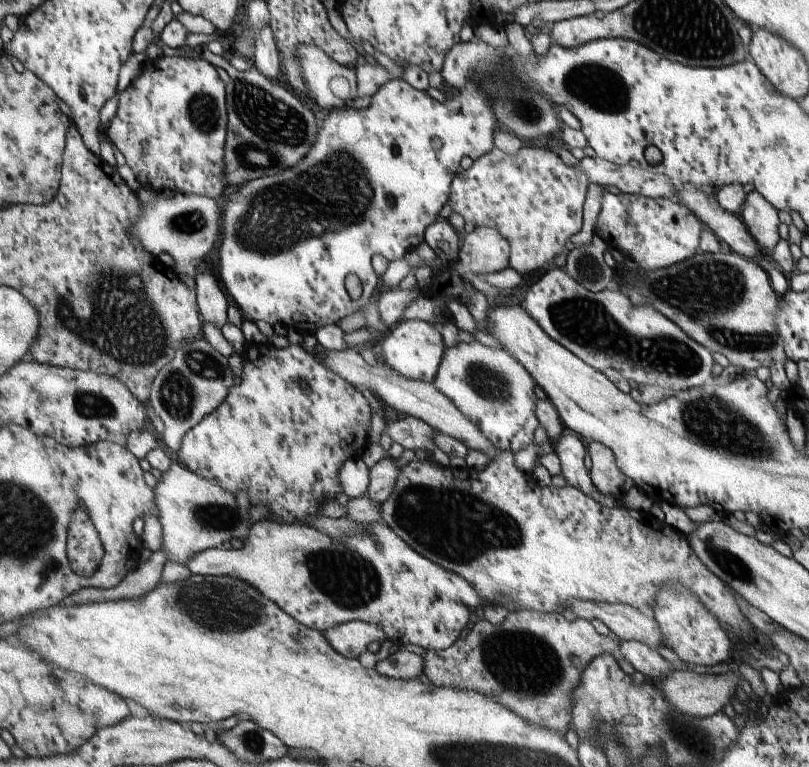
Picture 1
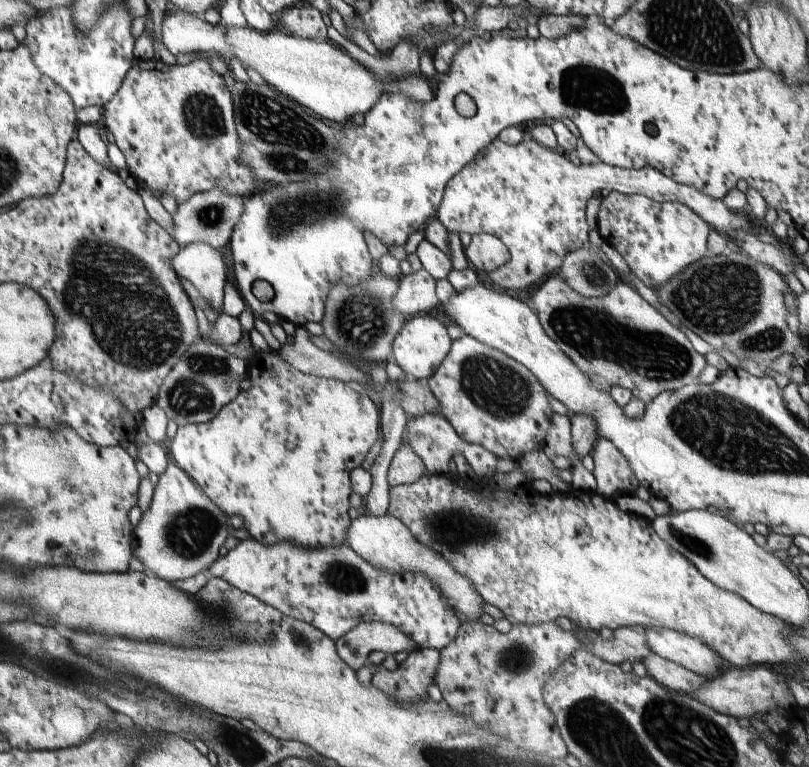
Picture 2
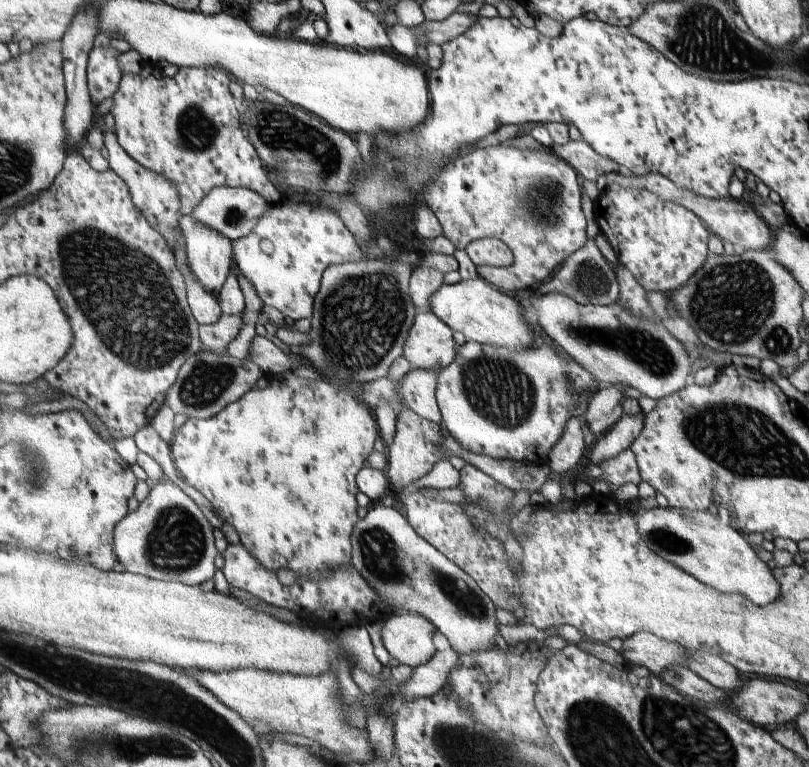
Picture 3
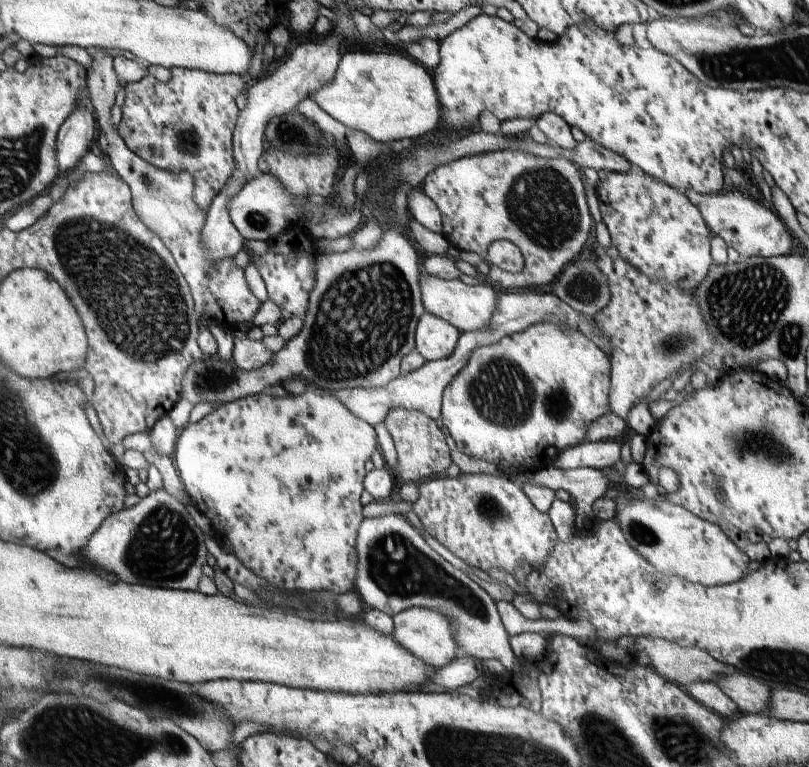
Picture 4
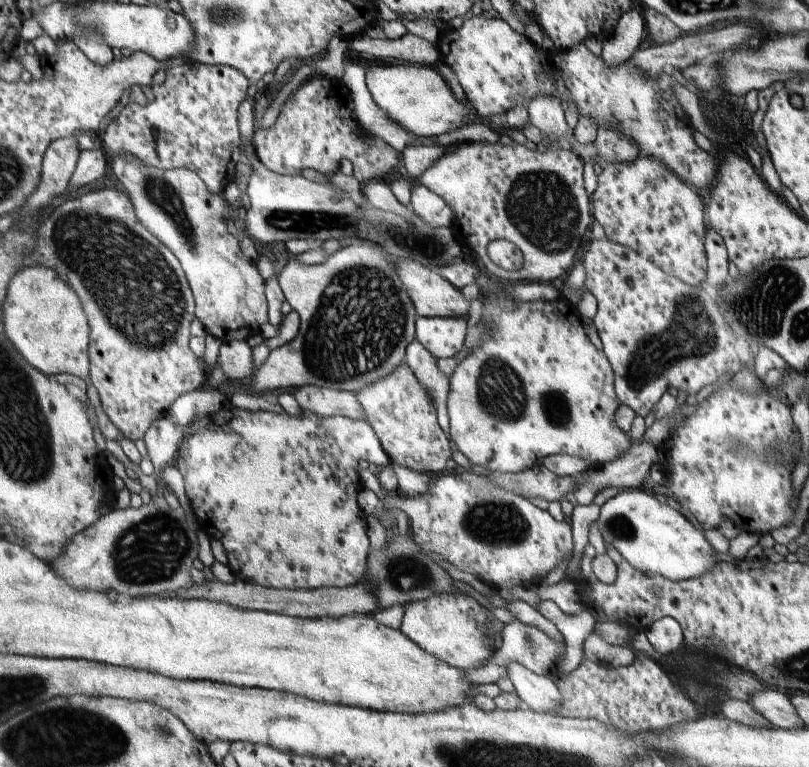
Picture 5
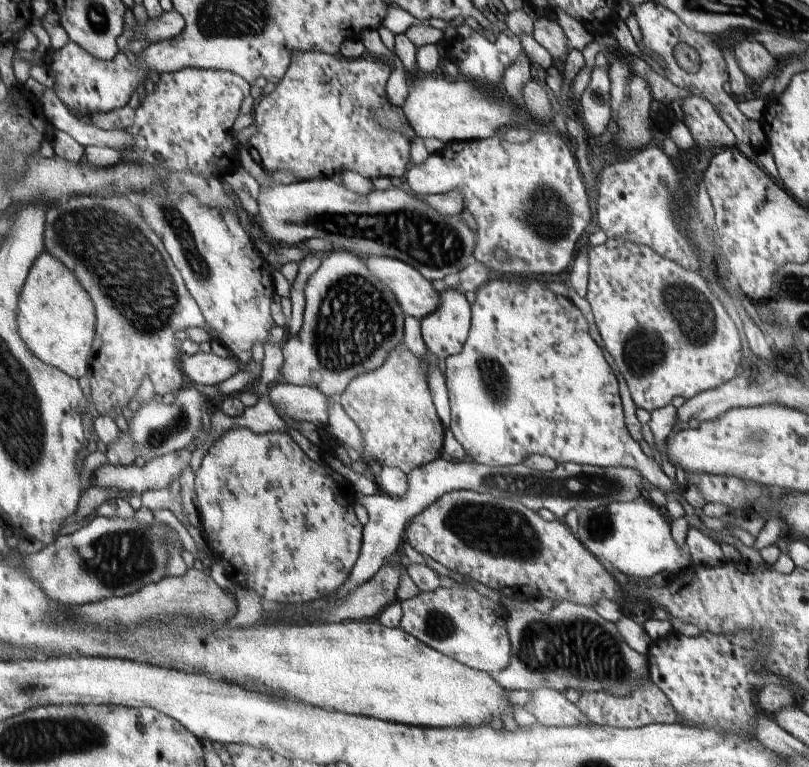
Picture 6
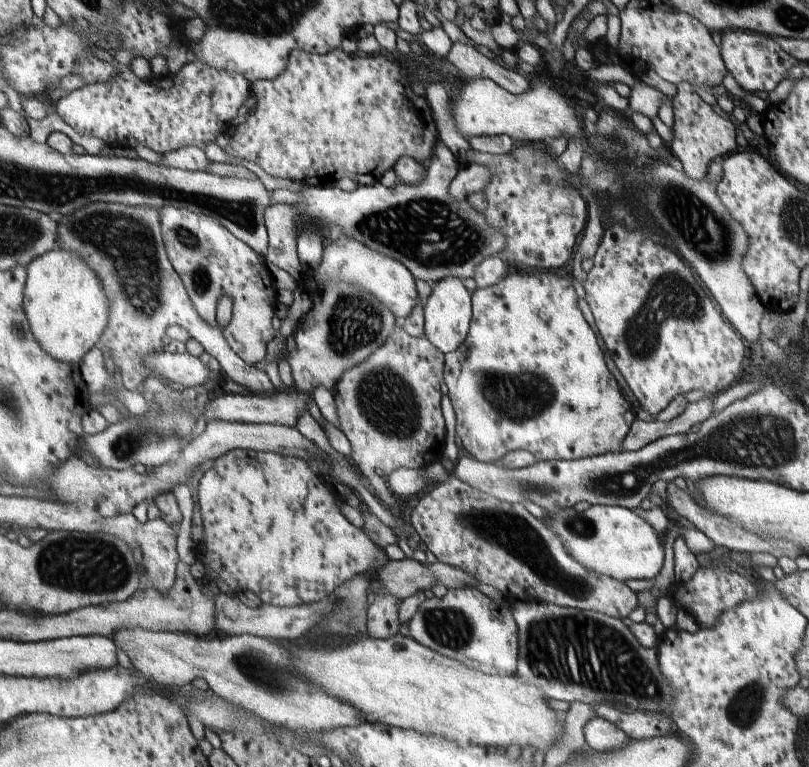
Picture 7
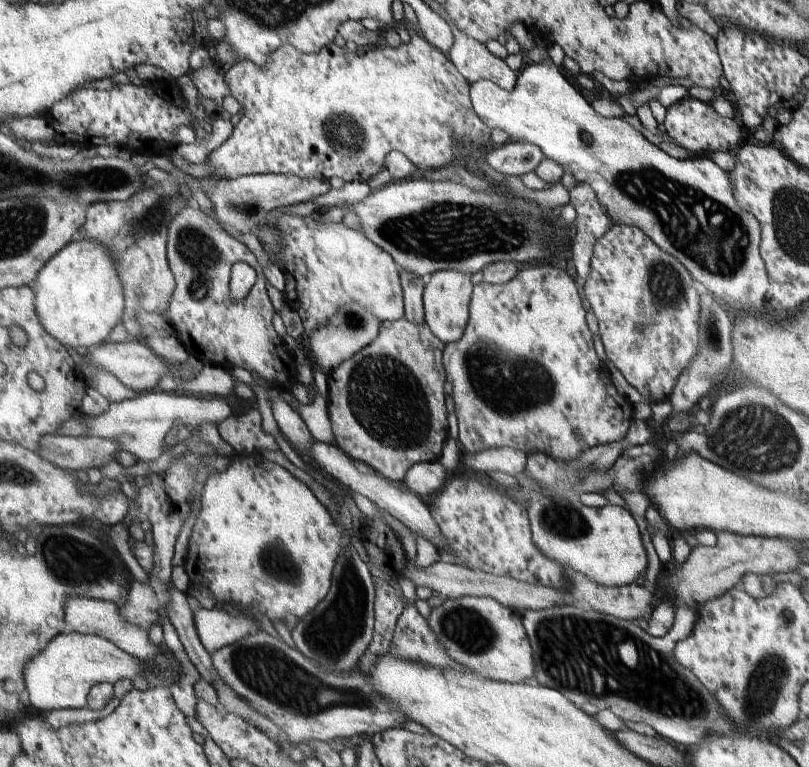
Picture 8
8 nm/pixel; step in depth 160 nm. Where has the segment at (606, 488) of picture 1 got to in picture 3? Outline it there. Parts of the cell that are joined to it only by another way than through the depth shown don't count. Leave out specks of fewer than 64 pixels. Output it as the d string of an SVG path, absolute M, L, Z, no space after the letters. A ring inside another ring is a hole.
M623 450L618 456L607 459L600 464L604 472L603 479L609 484L612 493L626 482L633 482L638 486L642 478L635 454L630 450Z

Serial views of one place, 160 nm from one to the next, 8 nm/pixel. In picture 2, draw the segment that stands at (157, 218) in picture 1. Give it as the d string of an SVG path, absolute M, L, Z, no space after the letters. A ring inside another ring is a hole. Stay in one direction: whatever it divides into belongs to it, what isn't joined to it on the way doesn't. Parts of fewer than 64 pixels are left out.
M219 188L199 192L186 203L178 206L176 214L173 215L174 240L178 241L180 247L190 243L206 243L215 249L226 246L232 230L235 230L245 212L245 198L246 196L233 195Z

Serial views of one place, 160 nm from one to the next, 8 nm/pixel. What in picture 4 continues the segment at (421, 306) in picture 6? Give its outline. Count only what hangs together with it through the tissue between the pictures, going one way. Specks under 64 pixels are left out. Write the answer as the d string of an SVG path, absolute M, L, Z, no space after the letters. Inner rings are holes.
M422 269L421 291L426 312L441 317L442 320L450 321L450 324L453 324L462 332L486 328L497 307L498 290L486 280L481 280L478 286L468 286L460 281L459 278L444 280L440 277L432 276L425 269Z

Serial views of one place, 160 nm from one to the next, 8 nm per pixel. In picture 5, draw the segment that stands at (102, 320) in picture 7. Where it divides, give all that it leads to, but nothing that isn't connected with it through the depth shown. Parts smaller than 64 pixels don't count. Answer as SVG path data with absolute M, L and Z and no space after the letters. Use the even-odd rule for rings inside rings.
M48 266L24 267L10 280L2 326L20 356L46 375L69 373L90 380L90 326L76 292Z

